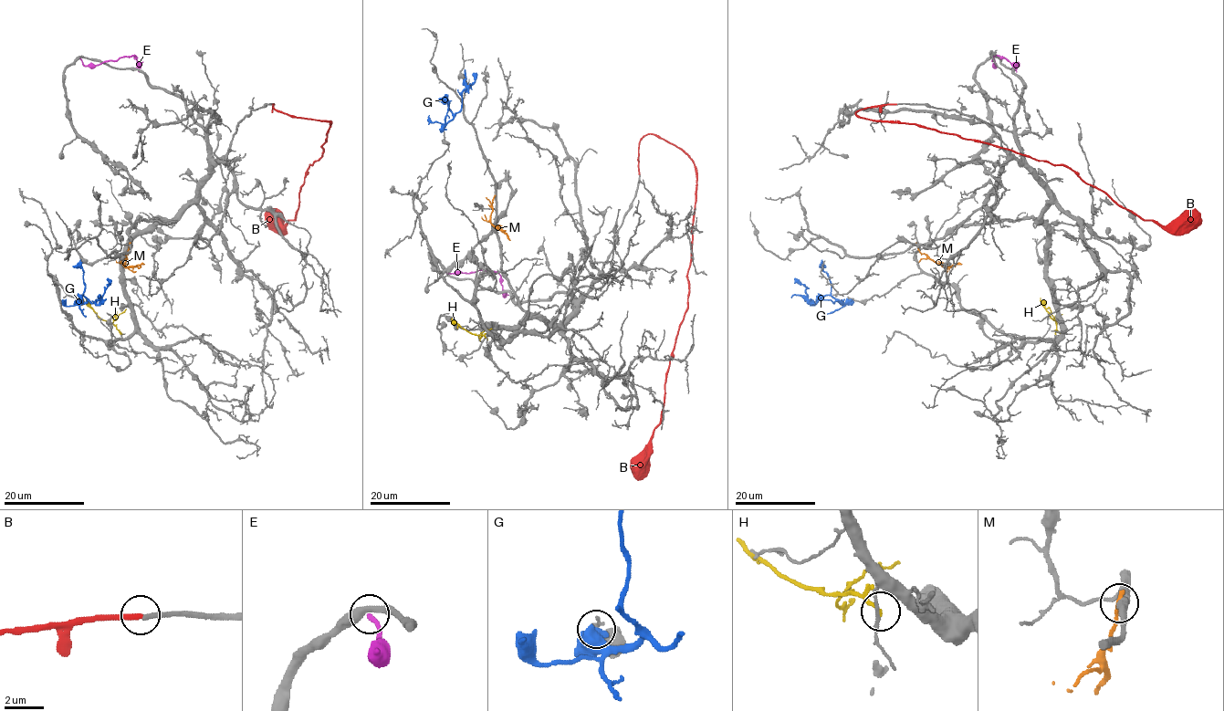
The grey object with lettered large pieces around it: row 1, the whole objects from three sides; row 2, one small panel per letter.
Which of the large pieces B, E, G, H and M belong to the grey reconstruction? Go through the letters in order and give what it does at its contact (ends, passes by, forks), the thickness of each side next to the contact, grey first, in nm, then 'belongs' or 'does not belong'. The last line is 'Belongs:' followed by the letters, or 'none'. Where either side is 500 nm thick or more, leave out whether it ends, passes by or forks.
B: it ends; calibres 260 and 260 nm; belongs
E: it ends; calibres 380 and 200 nm; does not belong
G: calibres 200 and 700 nm; does not belong
H: it ends; calibres 160 and 180 nm; does not belong
M: it ends; calibres 420 and 220 nm; does not belong
Belongs: B

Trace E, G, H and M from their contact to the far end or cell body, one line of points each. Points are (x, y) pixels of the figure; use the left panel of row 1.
E: (79, 57), (85, 65), (99, 65), (135, 55), (138, 71)
G: (78, 299), (80, 302), (97, 300), (98, 304), (109, 285), (108, 278)
H: (121, 334), (115, 325), (100, 318), (87, 297)
M: (130, 245), (125, 266), (145, 264)

